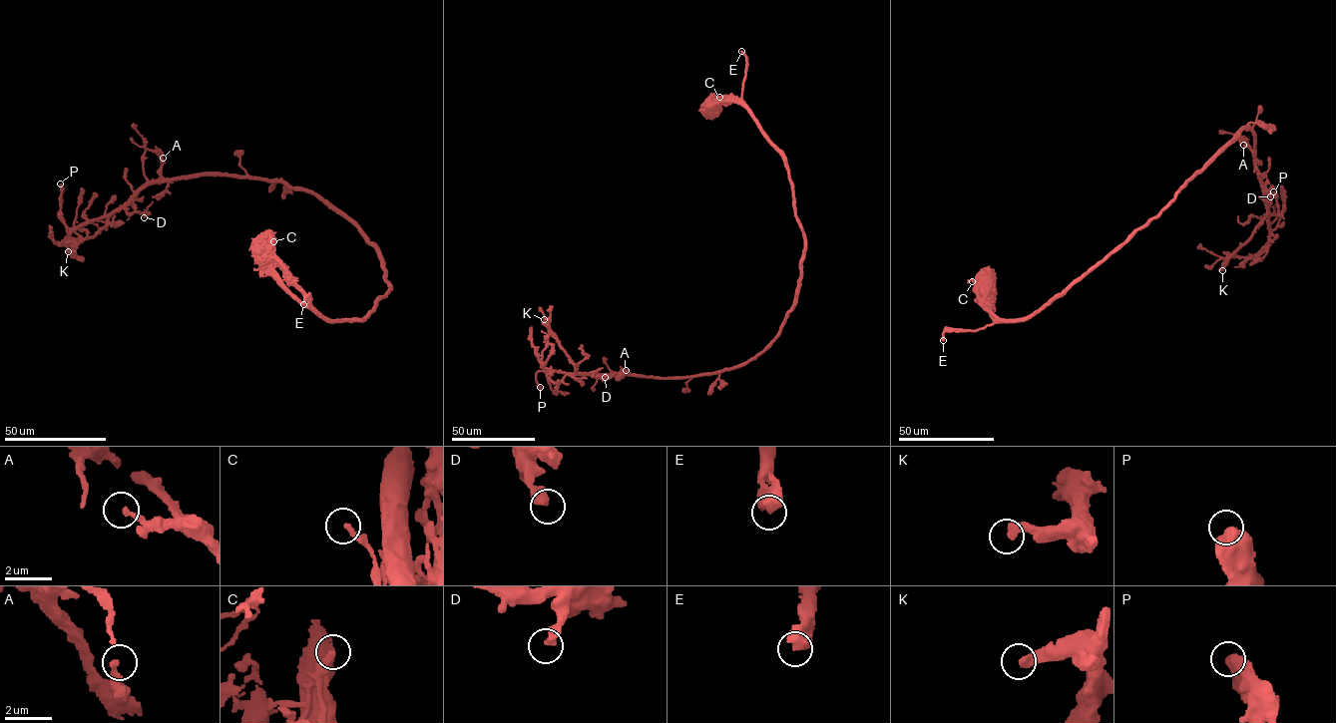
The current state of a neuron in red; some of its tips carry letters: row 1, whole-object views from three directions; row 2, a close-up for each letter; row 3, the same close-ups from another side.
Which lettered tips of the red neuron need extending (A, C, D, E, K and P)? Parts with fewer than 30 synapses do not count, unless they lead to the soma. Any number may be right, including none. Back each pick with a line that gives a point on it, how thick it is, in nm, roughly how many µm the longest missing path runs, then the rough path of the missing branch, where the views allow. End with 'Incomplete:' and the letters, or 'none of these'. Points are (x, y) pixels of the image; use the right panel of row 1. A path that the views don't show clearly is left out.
E: Place: (943, 340). Thickness 600 nm. Missing length about 40 µm. Course of what is missing: (943, 340), (940, 354), (942, 374), (955, 394)
Incomplete: E

